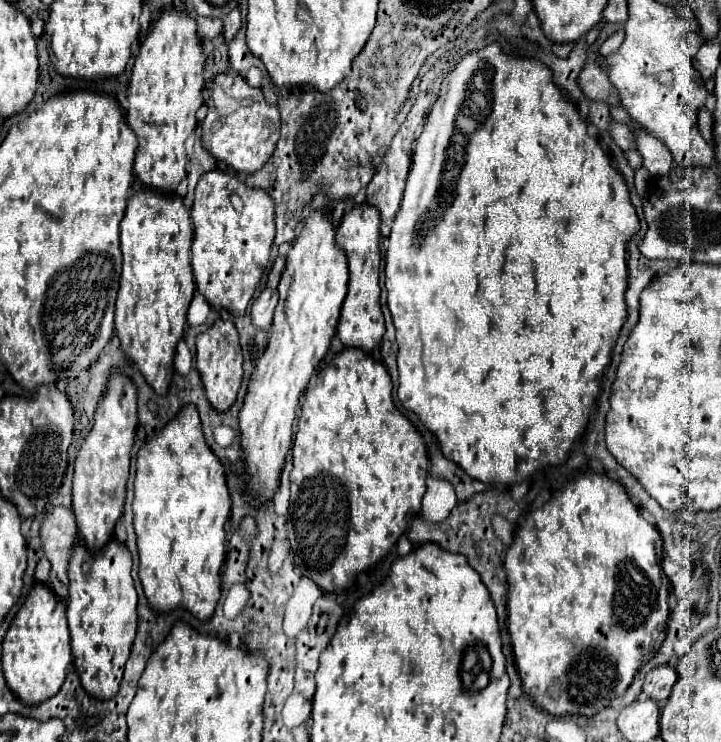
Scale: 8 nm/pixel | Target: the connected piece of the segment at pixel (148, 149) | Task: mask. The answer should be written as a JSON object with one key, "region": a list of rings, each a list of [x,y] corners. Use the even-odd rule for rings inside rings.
{"region":[[[186,6],[164,10],[140,46],[128,84],[126,122],[138,138],[134,176],[144,188],[174,194],[186,176],[188,154],[184,144],[196,130],[196,110],[204,104],[202,68],[202,44],[194,20],[186,14]]]}

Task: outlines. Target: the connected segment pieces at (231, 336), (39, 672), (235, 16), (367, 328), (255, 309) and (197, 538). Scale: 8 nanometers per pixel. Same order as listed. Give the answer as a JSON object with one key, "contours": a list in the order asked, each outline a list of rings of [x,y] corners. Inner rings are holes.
{"contours":[[[[216,320],[206,332],[198,334],[198,340],[196,340],[196,366],[200,370],[204,390],[206,390],[206,396],[210,400],[210,404],[218,412],[228,410],[236,400],[236,394],[238,394],[240,384],[242,384],[242,374],[244,374],[244,370],[242,370],[242,348],[240,348],[240,342],[238,342],[238,330],[232,322]]],[[[36,582],[30,590],[28,600],[14,616],[2,642],[4,678],[14,696],[18,696],[18,700],[28,706],[38,706],[38,702],[44,702],[58,694],[70,670],[72,652],[66,624],[66,606],[60,602],[60,608],[56,608],[58,602],[58,596],[46,584]]],[[[234,8],[224,18],[224,30],[222,30],[222,34],[224,34],[226,42],[230,42],[238,34],[238,30],[240,30],[240,8]]],[[[360,204],[358,208],[350,208],[348,214],[344,214],[344,220],[340,222],[340,226],[336,228],[336,244],[338,248],[346,254],[348,260],[348,274],[350,274],[350,282],[348,282],[348,294],[346,300],[342,304],[342,312],[340,312],[340,320],[338,320],[338,340],[342,342],[342,346],[354,346],[366,352],[374,352],[384,336],[384,318],[382,318],[382,310],[380,310],[380,286],[378,286],[378,276],[380,276],[380,214],[376,208],[368,206],[368,204]]],[[[266,286],[252,304],[252,322],[254,322],[254,326],[258,326],[260,330],[266,330],[266,332],[270,330],[276,302],[278,302],[278,290],[270,290]]],[[[190,404],[172,418],[160,434],[150,438],[138,452],[134,478],[134,530],[138,542],[138,576],[148,598],[148,606],[156,612],[186,608],[198,620],[208,620],[220,598],[220,568],[224,562],[224,524],[230,516],[230,494],[220,460],[206,446],[196,408]]]]}

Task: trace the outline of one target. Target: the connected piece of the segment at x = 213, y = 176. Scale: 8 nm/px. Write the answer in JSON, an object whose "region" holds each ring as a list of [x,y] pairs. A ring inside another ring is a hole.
{"region":[[[212,170],[196,184],[190,218],[194,230],[192,268],[198,292],[210,306],[244,316],[268,266],[276,234],[274,200],[264,190],[248,188],[232,174]]]}

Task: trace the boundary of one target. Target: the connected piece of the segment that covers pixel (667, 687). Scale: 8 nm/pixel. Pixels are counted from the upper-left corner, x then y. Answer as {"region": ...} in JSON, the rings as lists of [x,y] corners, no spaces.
{"region":[[[666,664],[664,666],[656,666],[654,670],[650,670],[646,674],[646,680],[644,680],[644,686],[642,686],[642,694],[662,704],[670,696],[676,678],[678,678],[678,674],[676,674],[674,668],[666,666]]]}

